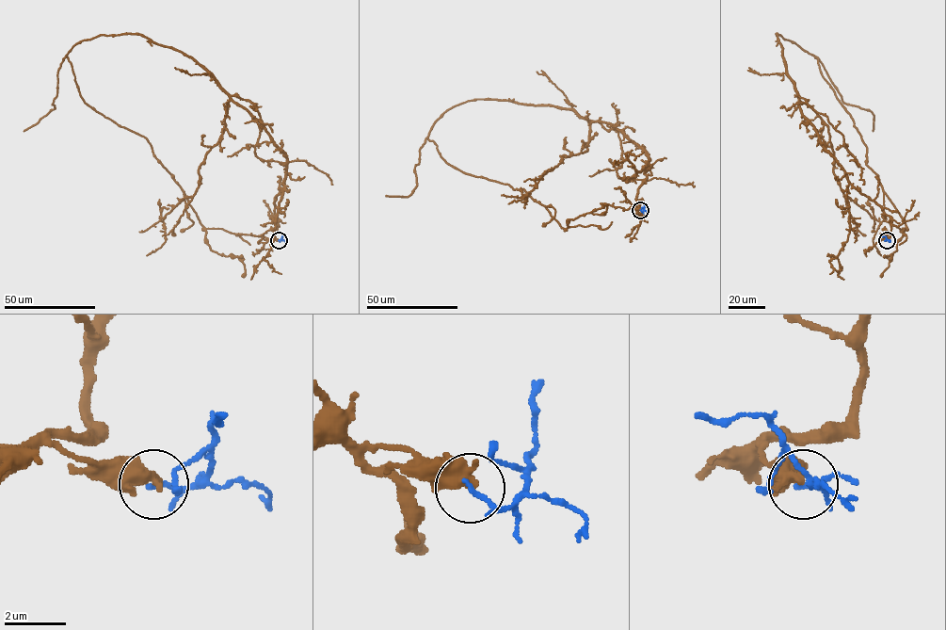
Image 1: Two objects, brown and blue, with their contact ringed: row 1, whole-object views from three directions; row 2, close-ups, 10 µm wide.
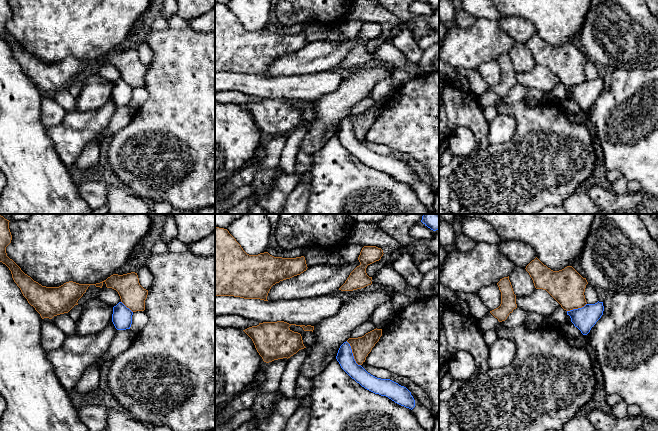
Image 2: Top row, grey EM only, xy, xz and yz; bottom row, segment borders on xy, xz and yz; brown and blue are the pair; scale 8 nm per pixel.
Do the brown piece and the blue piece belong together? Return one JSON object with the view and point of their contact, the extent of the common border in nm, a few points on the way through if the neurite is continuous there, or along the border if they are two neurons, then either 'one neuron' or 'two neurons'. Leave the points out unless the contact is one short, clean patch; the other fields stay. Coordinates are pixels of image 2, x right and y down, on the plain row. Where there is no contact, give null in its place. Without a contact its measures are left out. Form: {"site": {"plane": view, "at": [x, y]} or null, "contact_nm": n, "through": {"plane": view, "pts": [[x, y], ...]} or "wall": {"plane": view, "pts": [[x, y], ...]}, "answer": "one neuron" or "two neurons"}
{"site": {"plane": "xz", "at": [353, 130]}, "contact_nm": 240, "wall": {"plane": "xz", "pts": [[346, 117], [350, 122], [354, 136], [360, 141]]}, "answer": "two neurons"}

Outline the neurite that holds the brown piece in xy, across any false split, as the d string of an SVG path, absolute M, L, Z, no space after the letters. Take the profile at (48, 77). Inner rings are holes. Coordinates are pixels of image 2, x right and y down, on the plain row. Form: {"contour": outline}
{"contour": "M0 0L0 38L5 40L11 47L12 54L20 64L23 72L28 79L35 84L41 94L52 95L54 92L68 89L75 81L78 81L78 76L83 72L90 61L102 64L106 60L107 64L116 66L120 72L121 78L132 88L144 87L145 76L148 71L148 66L144 65L140 59L137 49L131 48L123 51L113 50L106 56L96 60L79 60L73 57L64 59L59 63L46 63L34 57L30 52L25 50L21 44L7 32L6 23L11 19L12 11L9 5L9 0Z"}

